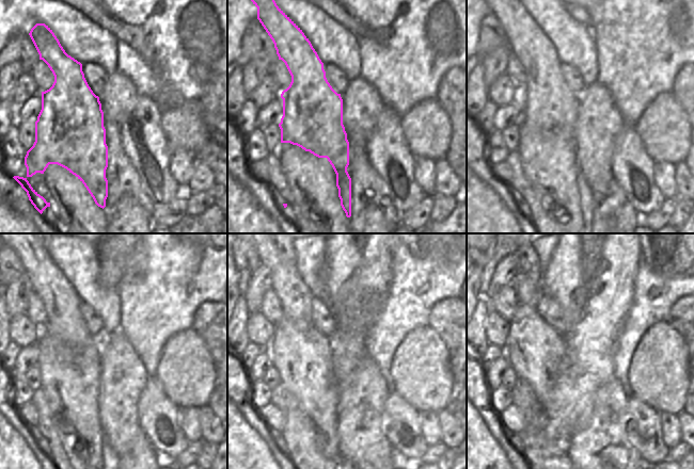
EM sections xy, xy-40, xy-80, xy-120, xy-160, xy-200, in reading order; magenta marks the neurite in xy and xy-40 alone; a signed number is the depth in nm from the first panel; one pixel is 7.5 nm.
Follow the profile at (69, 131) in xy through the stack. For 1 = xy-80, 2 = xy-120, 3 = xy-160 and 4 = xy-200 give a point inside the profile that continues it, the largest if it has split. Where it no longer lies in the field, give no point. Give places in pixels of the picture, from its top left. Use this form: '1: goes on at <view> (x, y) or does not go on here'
1: goes on at xy-80 (548, 104)
2: goes on at xy-120 (62, 304)
3: goes on at xy-160 (294, 294)
4: goes on at xy-200 (527, 291)

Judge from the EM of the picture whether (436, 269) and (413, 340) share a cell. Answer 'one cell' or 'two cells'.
two cells

